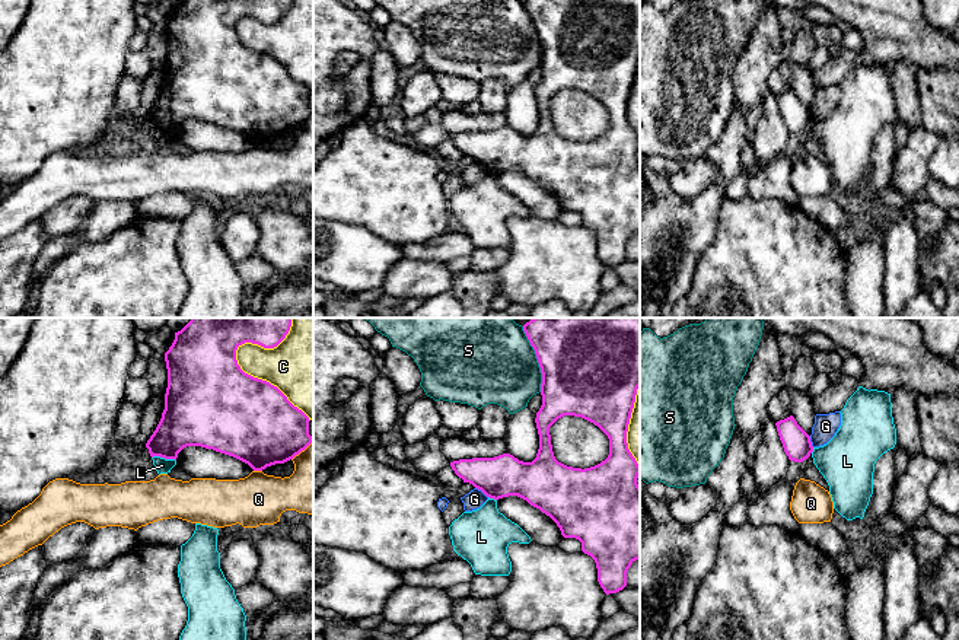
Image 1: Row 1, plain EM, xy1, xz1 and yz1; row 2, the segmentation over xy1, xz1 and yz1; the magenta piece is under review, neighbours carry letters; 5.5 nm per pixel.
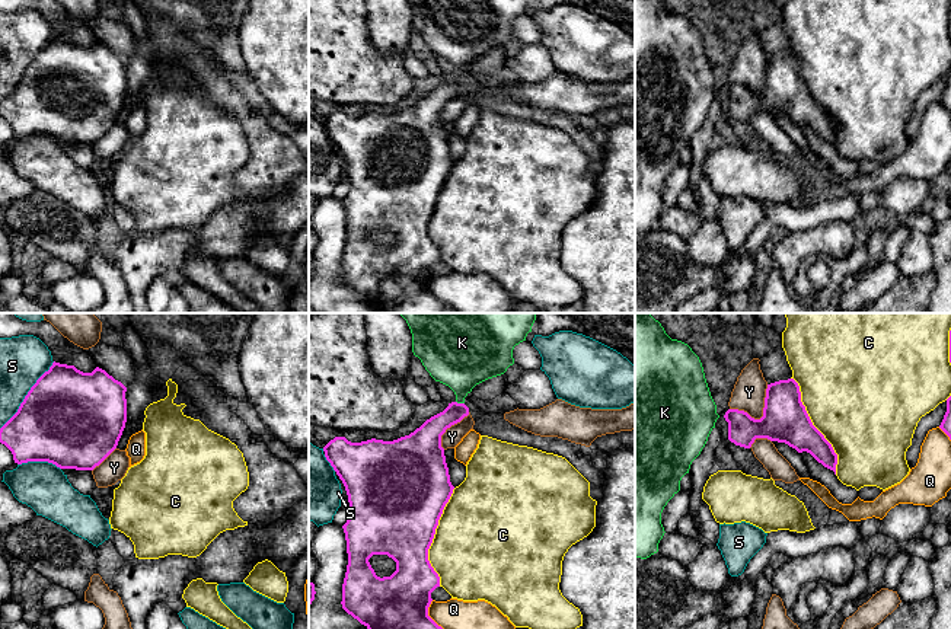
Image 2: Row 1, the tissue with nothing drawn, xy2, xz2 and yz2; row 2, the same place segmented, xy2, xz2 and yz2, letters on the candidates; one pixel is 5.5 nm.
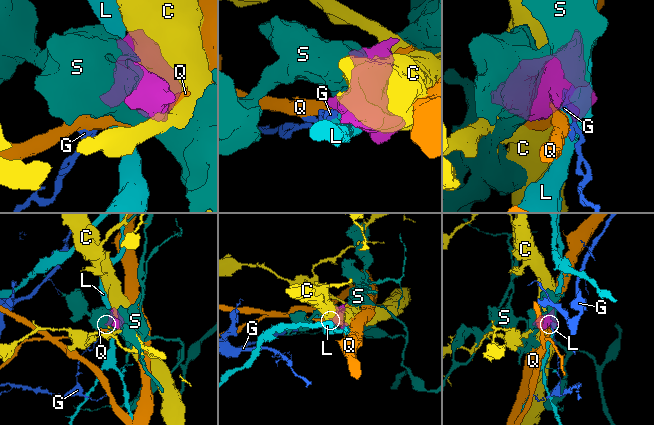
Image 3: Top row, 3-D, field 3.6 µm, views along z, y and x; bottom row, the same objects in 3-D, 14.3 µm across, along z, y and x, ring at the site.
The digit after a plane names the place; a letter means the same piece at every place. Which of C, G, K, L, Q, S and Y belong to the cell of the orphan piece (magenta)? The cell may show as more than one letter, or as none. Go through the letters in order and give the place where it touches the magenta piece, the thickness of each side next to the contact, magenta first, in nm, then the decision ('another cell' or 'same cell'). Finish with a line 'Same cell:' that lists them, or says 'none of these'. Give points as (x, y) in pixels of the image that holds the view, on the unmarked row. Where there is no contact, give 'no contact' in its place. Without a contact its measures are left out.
C: meets magenta in xy1 at (264, 54); 460 nm thick on the magenta side, 400 nm on the other; another cell
G: meets magenta in xz1 at (481, 164); 240 nm thick on the magenta side, 100 nm on the other; another cell
K: meets magenta in xz2 at (460, 77); 140 nm thick on the magenta side, 340 nm on the other; same cell
L: meets magenta in xy1 at (163, 130); 300 nm thick on the magenta side, 90 nm on the other; another cell
Q: meets magenta in xz2 at (436, 297); 360 nm thick on the magenta side, 280 nm on the other; another cell
S: meets magenta in xy2 at (26, 69); 500 nm thick on the magenta side, 260 nm on the other; another cell
Y: meets magenta in yz2 at (762, 91); 260 nm thick on the magenta side, 180 nm on the other; another cell
Same cell: K

